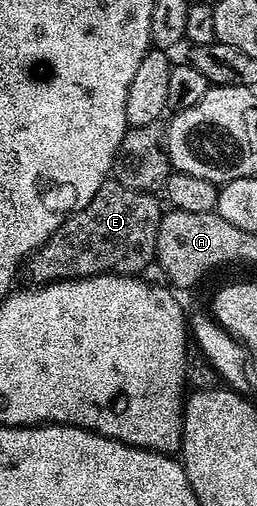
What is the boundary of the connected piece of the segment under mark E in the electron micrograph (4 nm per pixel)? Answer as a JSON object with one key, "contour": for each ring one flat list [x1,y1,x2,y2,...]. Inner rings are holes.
{"contour":[[108,178,84,208,71,213,39,250,31,253,25,264,25,272,27,268,31,279,28,281,41,285,106,272,114,272,116,276,143,274,155,260,157,230,164,214,155,200,158,199,152,193,121,186,121,182]]}

